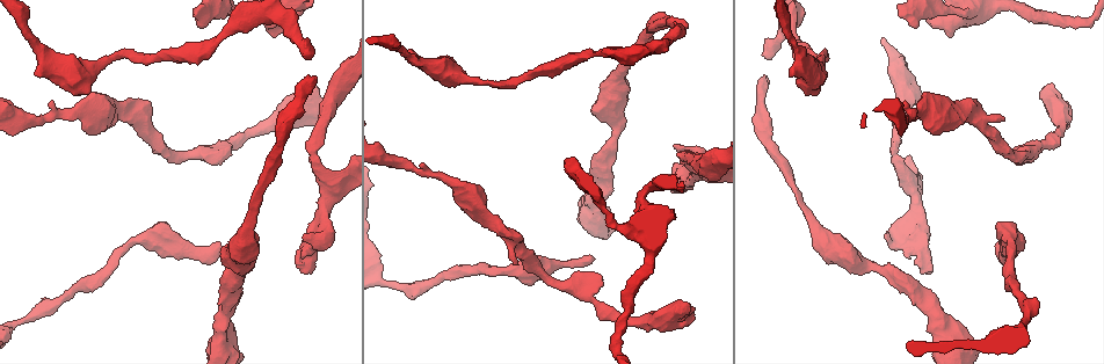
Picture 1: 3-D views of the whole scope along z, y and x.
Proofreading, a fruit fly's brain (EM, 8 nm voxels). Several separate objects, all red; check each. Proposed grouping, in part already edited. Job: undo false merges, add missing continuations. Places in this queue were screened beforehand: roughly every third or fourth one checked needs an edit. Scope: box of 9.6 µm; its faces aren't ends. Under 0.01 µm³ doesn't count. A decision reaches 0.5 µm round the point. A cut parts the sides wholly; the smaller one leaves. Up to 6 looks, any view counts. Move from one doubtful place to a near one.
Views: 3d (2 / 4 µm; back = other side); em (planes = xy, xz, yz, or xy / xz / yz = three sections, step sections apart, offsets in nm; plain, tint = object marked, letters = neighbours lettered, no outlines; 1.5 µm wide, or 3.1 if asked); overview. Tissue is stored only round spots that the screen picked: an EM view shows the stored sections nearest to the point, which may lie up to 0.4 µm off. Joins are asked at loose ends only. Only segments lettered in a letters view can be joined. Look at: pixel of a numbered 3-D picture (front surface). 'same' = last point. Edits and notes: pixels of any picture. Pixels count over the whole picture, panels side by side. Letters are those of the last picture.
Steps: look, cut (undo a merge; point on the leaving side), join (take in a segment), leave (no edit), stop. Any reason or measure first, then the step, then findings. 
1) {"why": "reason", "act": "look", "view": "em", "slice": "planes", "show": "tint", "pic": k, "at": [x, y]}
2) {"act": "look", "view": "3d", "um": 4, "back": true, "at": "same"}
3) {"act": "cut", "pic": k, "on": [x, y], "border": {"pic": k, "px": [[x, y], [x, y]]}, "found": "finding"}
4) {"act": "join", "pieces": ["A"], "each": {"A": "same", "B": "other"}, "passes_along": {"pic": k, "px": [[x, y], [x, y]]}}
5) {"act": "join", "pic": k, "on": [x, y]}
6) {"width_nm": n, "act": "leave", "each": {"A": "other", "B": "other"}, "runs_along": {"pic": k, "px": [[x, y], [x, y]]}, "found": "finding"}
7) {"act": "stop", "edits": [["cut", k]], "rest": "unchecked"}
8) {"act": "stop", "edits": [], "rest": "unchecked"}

{"act": "look", "view": "em", "slice": "planes", "show": "plain", "pic": 1, "at": [120, 53]}

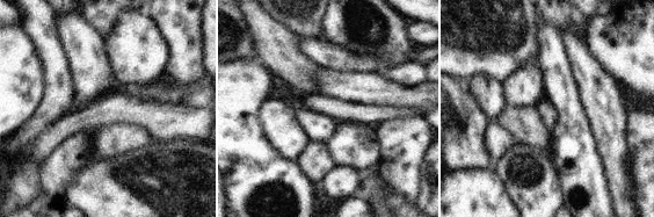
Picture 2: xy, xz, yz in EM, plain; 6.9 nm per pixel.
{"act": "look", "view": "em", "slice": "planes", "show": "tint", "at": "same"}

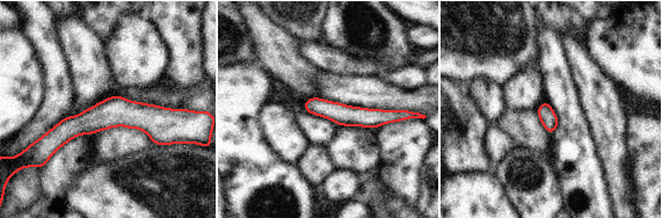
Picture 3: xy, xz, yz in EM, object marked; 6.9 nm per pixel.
{"why": "what lies round it", "act": "look", "view": "em", "slice": "planes", "show": "letters", "at": "same"}

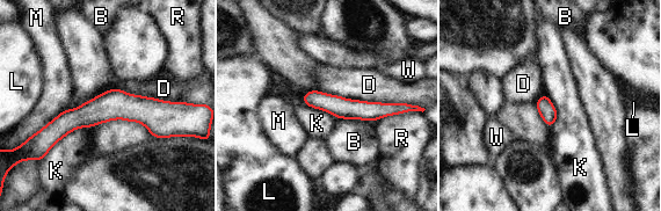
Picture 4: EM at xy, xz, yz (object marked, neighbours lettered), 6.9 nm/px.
{"act": "leave", "each": {"B": "other", "D": "other", "K": "other", "L": "other", "M": "other", "R": "other", "W": "other"}, "found": "continuous, no second neuron"}

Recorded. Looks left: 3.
{"why": "free end", "act": "look", "view": "em", "slice": "xz", "step": 8, "show": "tint", "pic": 1, "at": [277, 35]}

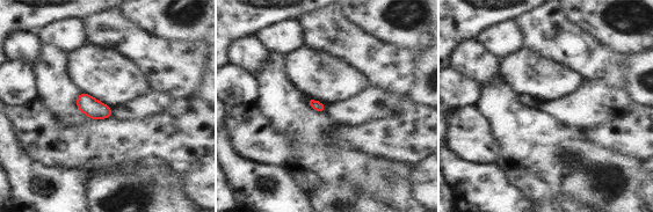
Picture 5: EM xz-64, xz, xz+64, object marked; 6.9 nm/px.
{"act": "look", "view": "em", "slice": "planes", "show": "letters", "at": "same"}

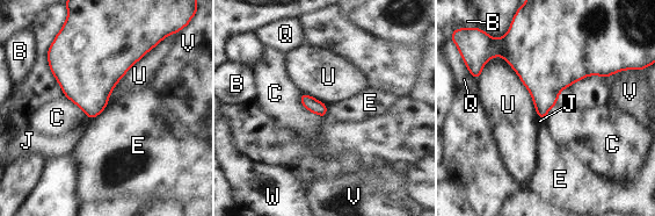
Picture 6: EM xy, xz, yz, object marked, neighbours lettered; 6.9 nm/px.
{"longest_contact_nm": ["U", 550], "act": "leave", "each": {"B": "other", "C": "other", "E": "other", "J": "other", "Q": "other", "U": "other", "V": "other", "W": "other"}, "found": "no lettered segment goes on from it"}

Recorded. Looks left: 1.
{"why": "free end", "act": "look", "view": "em", "slice": "planes", "show": "letters", "pic": 1, "at": [686, 314]}

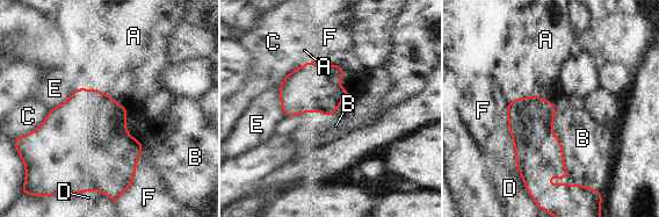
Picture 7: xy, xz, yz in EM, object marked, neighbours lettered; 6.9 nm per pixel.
{"width_nm": 240, "act": "join", "pieces": ["A"], "each": {"A": "same", "B": "other", "C": "other", "D": "other", "E": "other", "F": "other"}, "passes_along": {"pic": 7, "px": [[89, 125], [91, 89], [101, 56]]}, "found": "the neuron continues"}

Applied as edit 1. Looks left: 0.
{"act": "stop", "edits": [["join", 7]], "rest": "unchecked"}

